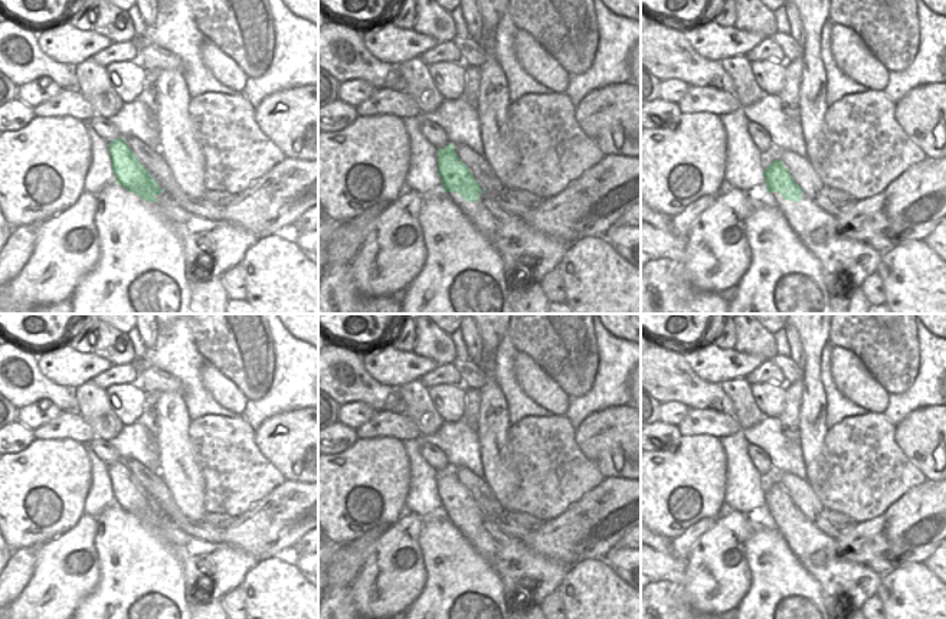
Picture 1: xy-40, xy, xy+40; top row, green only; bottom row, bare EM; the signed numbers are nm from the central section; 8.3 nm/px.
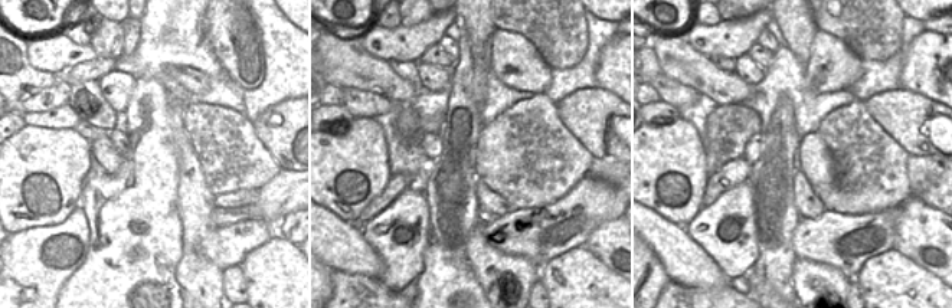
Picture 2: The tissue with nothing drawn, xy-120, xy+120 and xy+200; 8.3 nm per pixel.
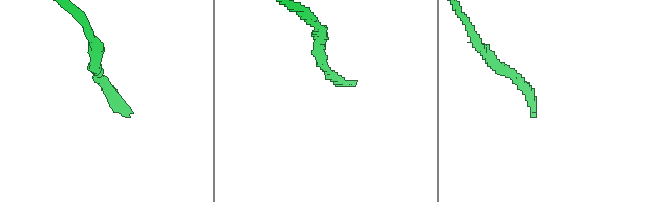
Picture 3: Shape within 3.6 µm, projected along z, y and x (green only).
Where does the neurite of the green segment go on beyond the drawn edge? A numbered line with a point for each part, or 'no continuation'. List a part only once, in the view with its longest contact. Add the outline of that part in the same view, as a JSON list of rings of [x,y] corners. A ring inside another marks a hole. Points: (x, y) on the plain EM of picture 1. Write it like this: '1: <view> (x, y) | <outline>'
1: xy (520, 569) | [[[455,514],[446,517],[501,579],[510,612],[514,612],[513,597],[518,592],[530,590],[530,602],[540,605],[557,590],[570,569],[536,553],[526,541],[507,536],[484,515],[478,517],[478,524],[464,523]]]

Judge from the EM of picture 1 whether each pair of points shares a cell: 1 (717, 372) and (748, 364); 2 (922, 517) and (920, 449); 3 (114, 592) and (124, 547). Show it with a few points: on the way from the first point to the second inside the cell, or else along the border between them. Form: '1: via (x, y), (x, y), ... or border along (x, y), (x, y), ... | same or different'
1: via (724, 369), (740, 367) | same
2: border along (928, 478), (930, 480) | different
3: via (124, 580), (124, 559) | same

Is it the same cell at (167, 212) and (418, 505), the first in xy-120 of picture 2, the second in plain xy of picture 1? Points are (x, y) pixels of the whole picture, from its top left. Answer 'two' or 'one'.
two

